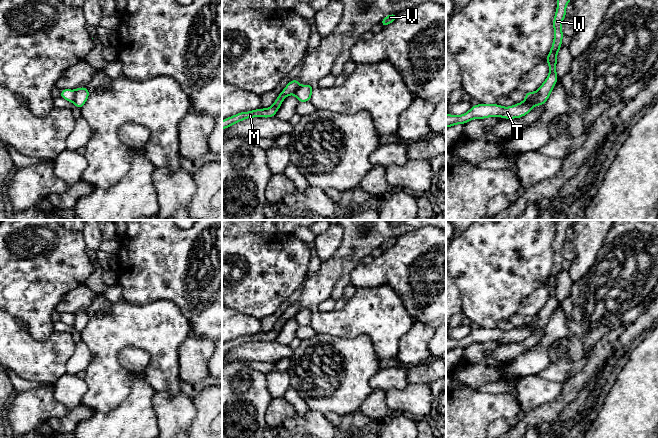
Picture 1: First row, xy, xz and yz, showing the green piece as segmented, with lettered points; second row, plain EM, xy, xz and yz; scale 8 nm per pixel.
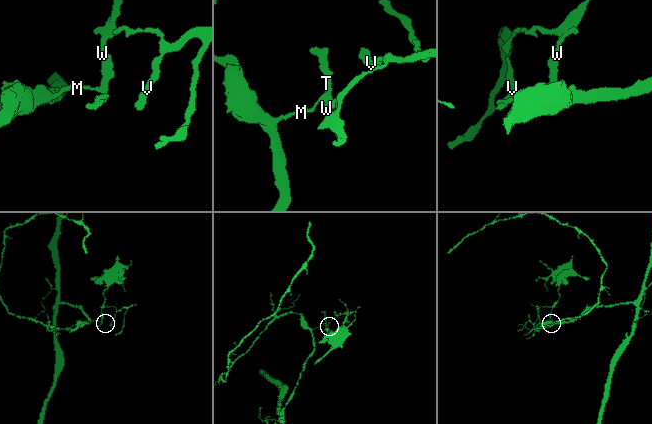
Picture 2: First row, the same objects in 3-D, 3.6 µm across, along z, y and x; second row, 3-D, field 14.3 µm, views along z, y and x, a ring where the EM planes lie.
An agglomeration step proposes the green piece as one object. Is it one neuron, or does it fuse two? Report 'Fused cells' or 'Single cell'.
Fused cells

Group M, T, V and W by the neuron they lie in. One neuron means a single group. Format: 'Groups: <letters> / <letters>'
Groups: M / T V W

